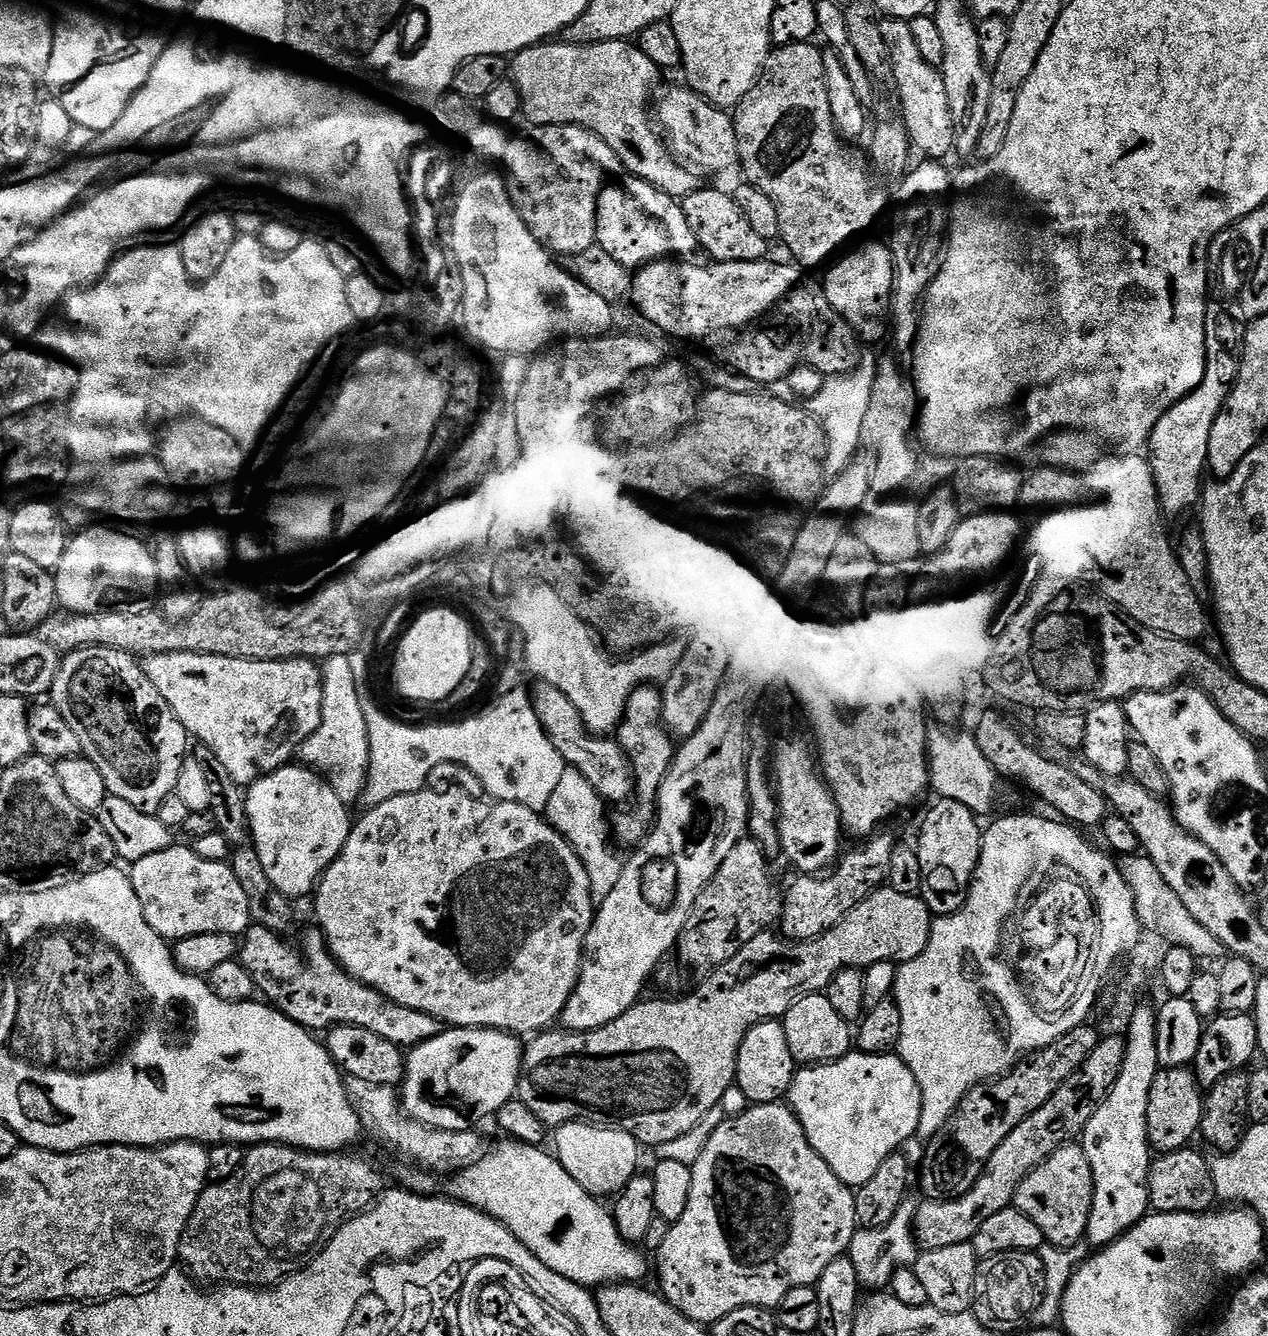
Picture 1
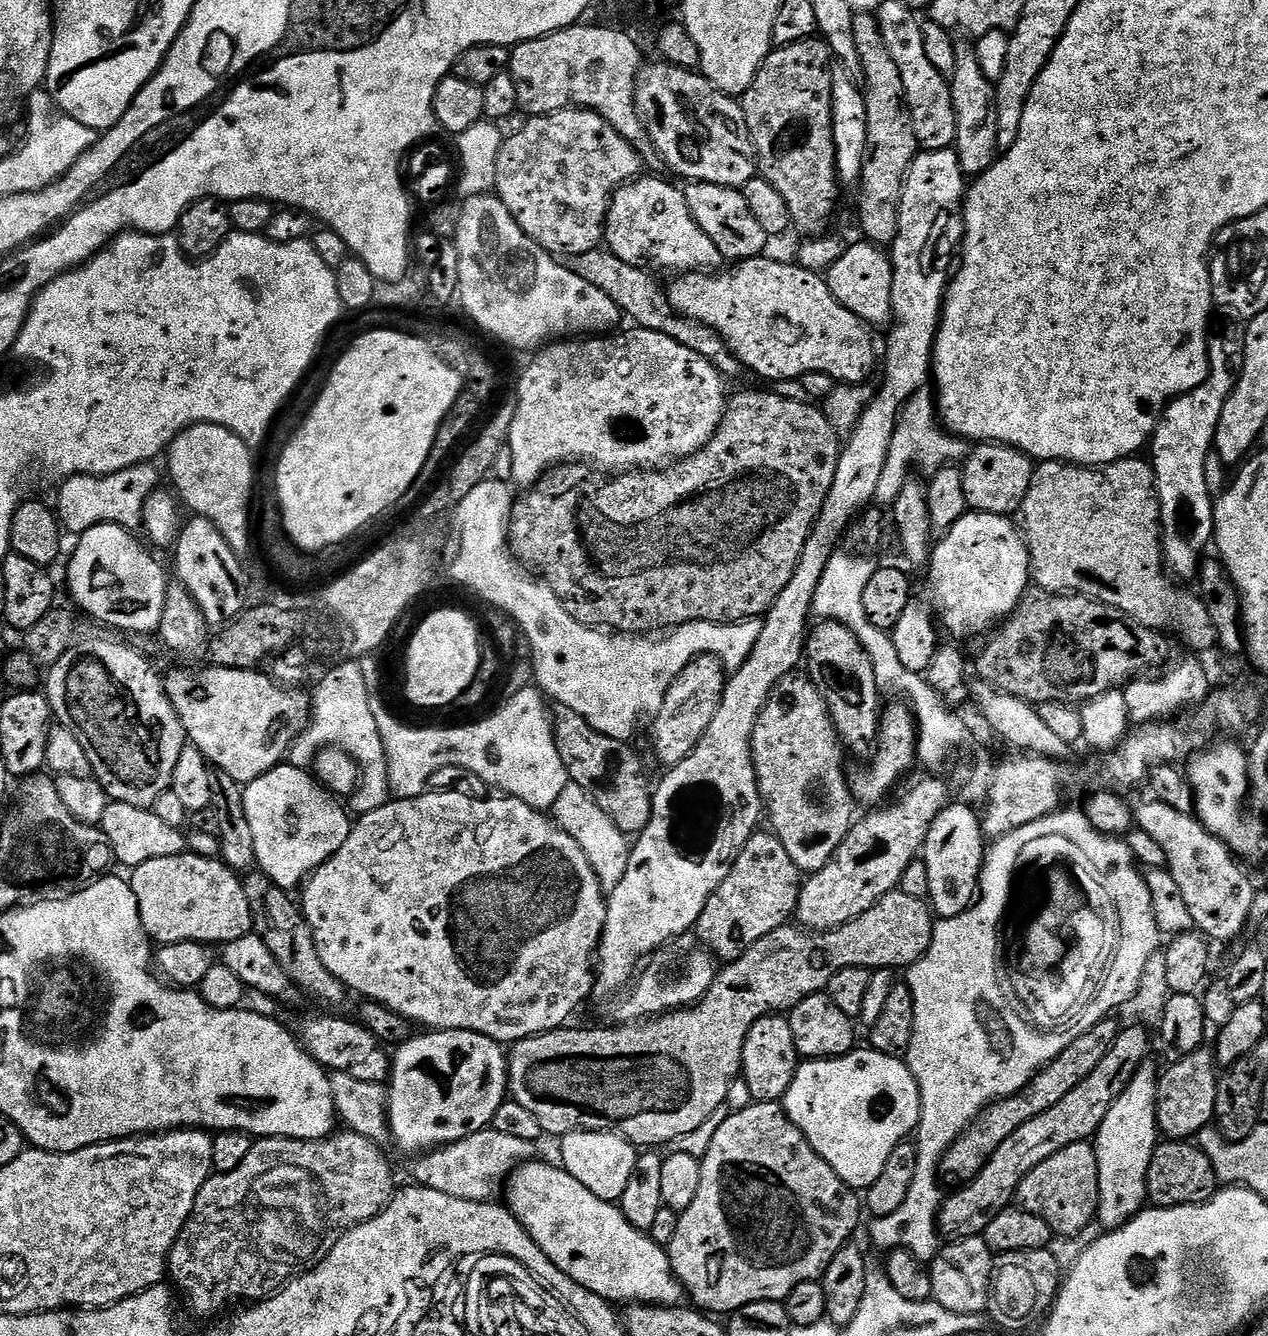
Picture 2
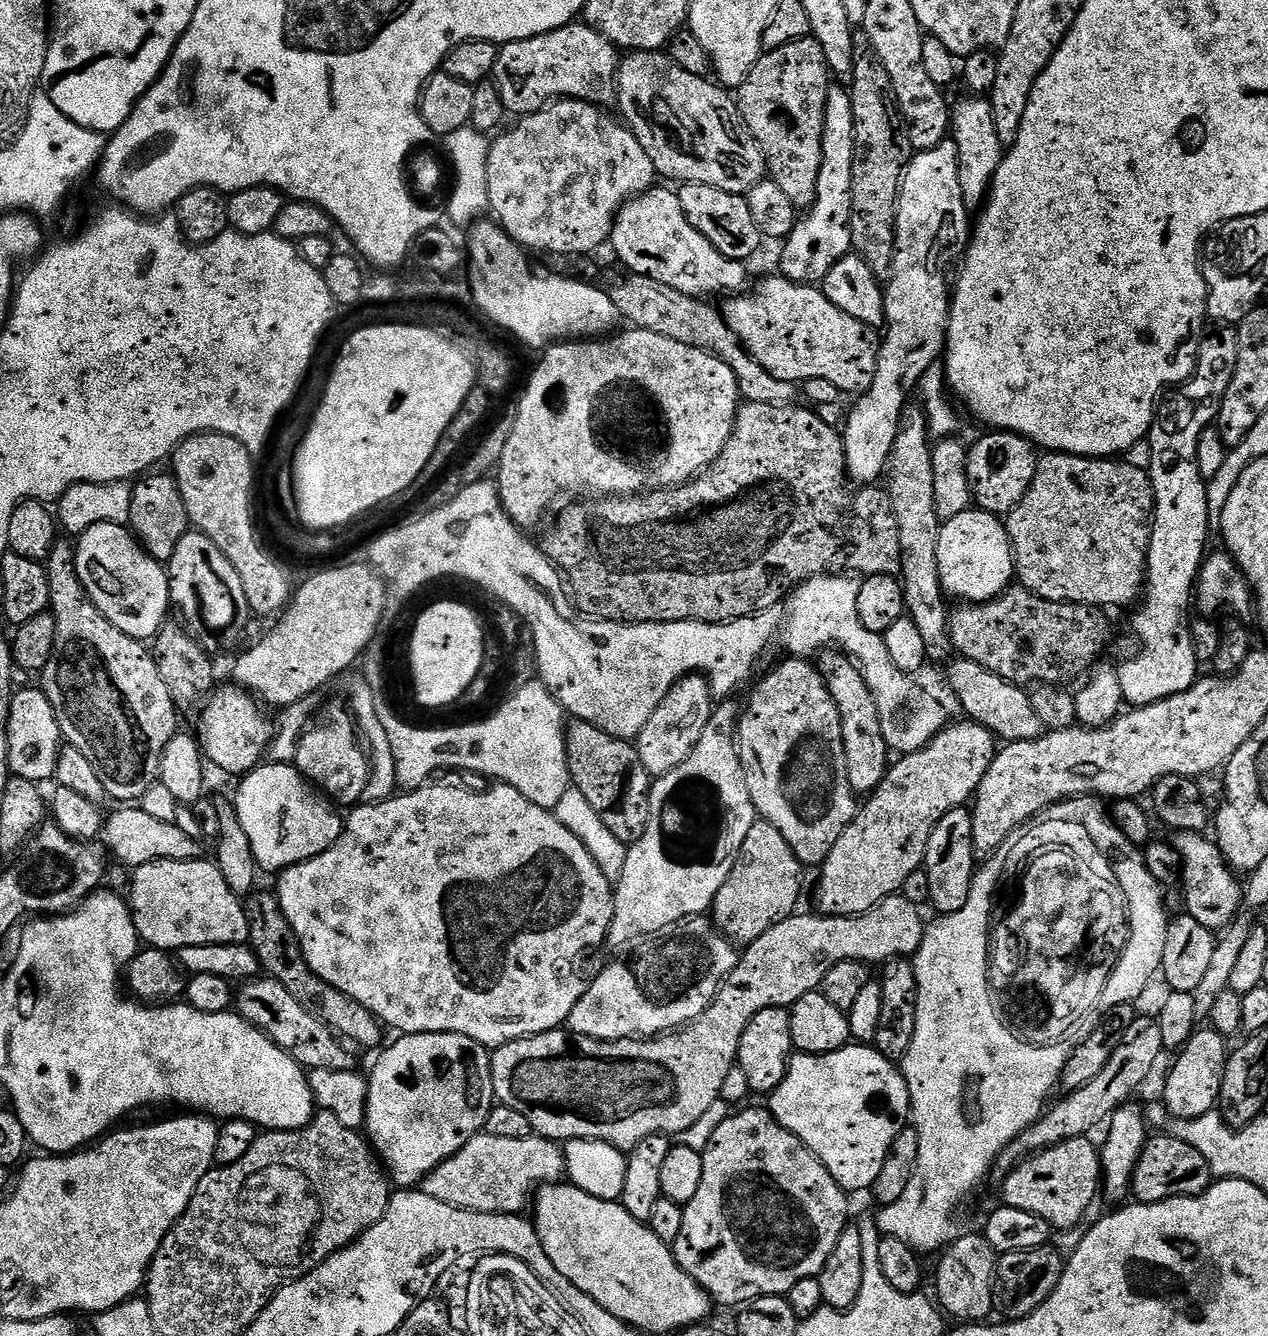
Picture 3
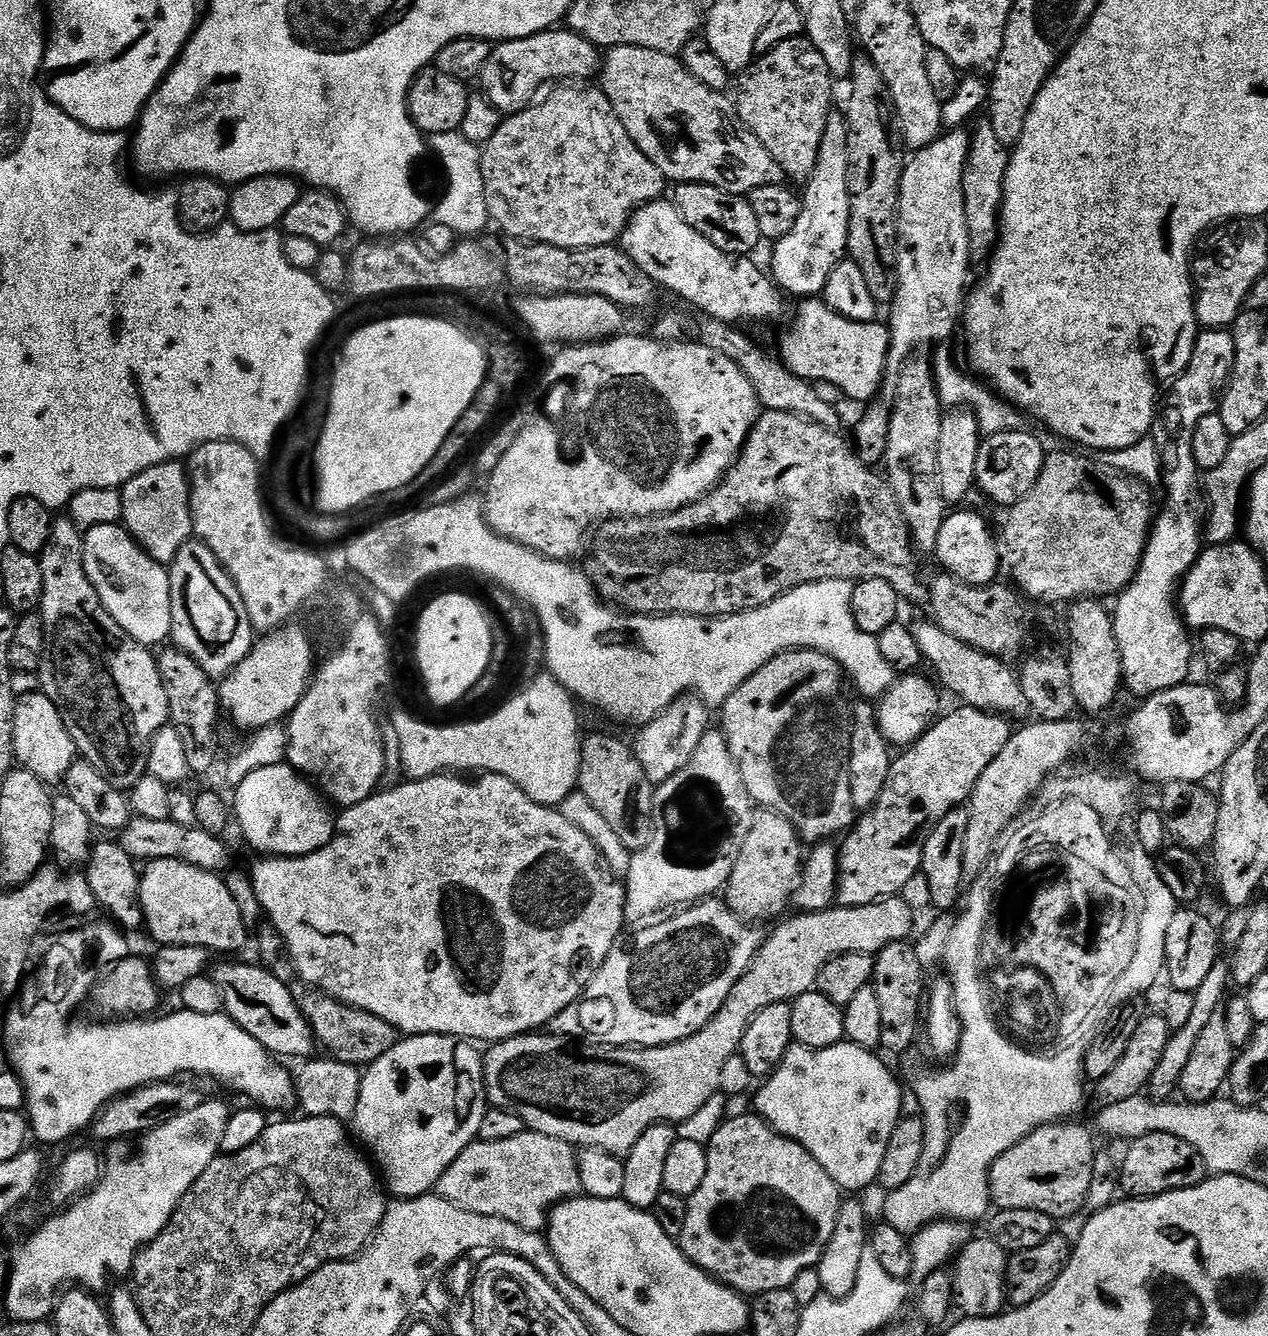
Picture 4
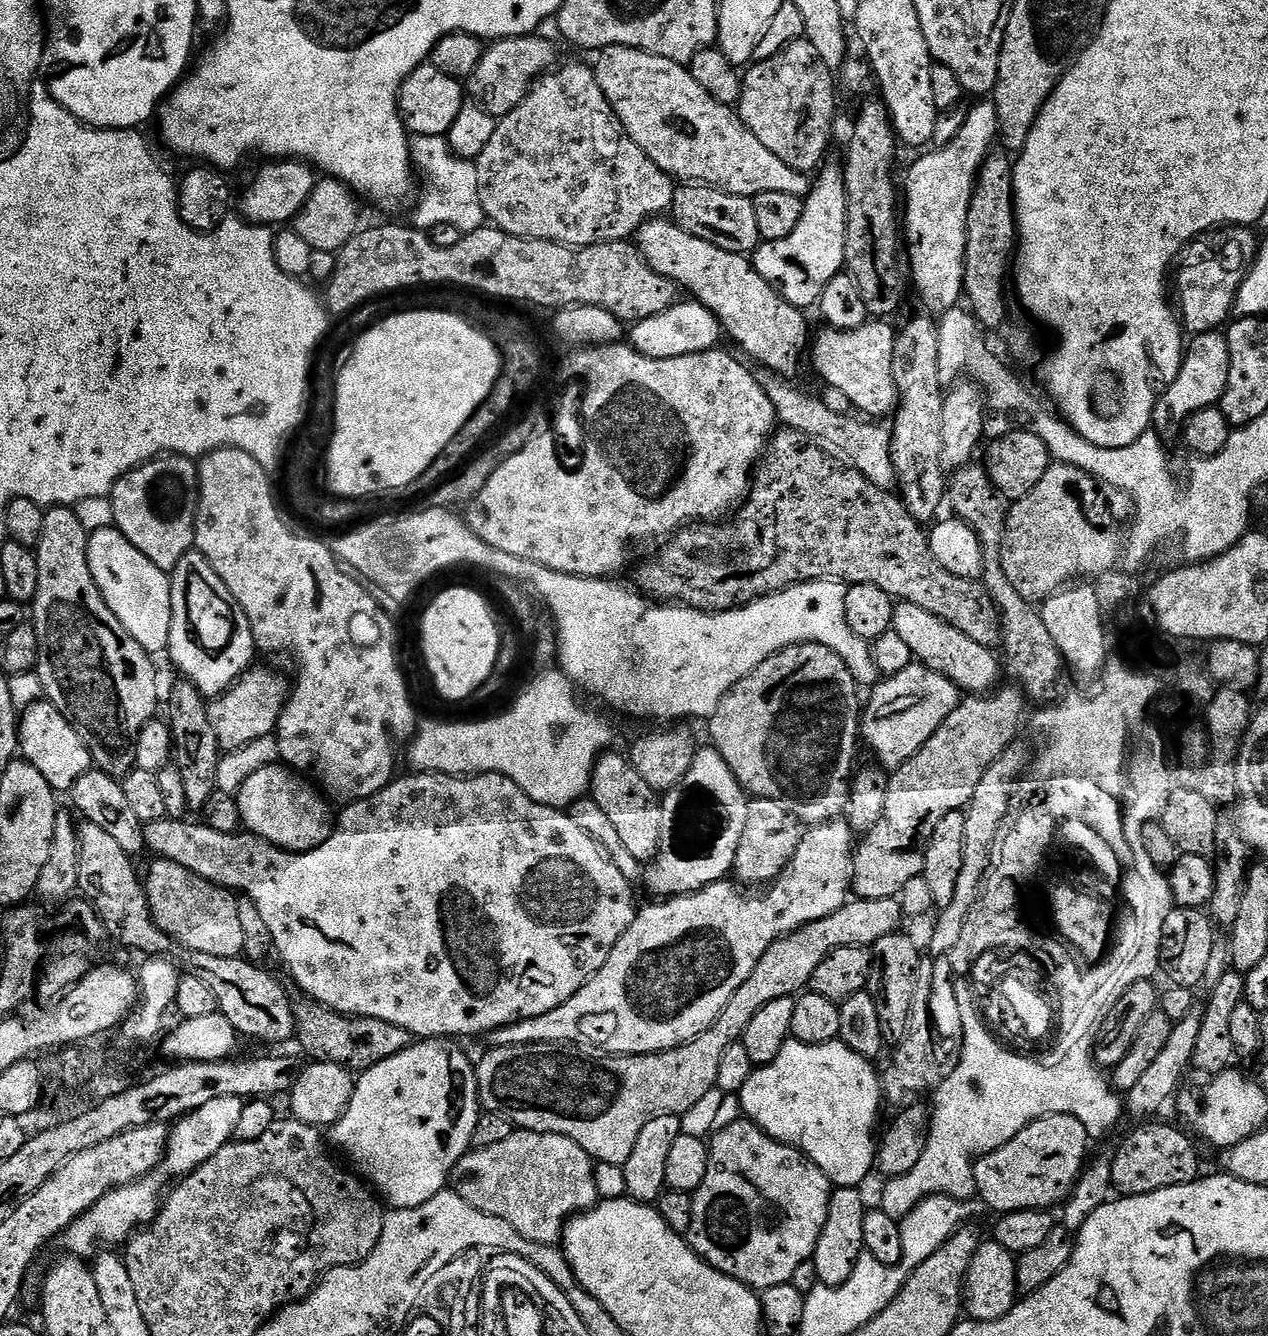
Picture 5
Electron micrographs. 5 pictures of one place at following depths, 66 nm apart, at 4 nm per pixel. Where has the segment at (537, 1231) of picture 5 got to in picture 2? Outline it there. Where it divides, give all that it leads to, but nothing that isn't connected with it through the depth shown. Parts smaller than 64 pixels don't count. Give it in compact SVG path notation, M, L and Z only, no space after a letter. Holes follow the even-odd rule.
M491 1126L480 1132L470 1134L453 1144L441 1144L421 1155L420 1160L412 1168L412 1176L417 1185L430 1190L438 1190L442 1194L450 1194L450 1198L463 1200L479 1200L488 1202L496 1191L505 1187L506 1181L521 1164L531 1161L537 1145L530 1140L513 1138L507 1134L498 1134Z

